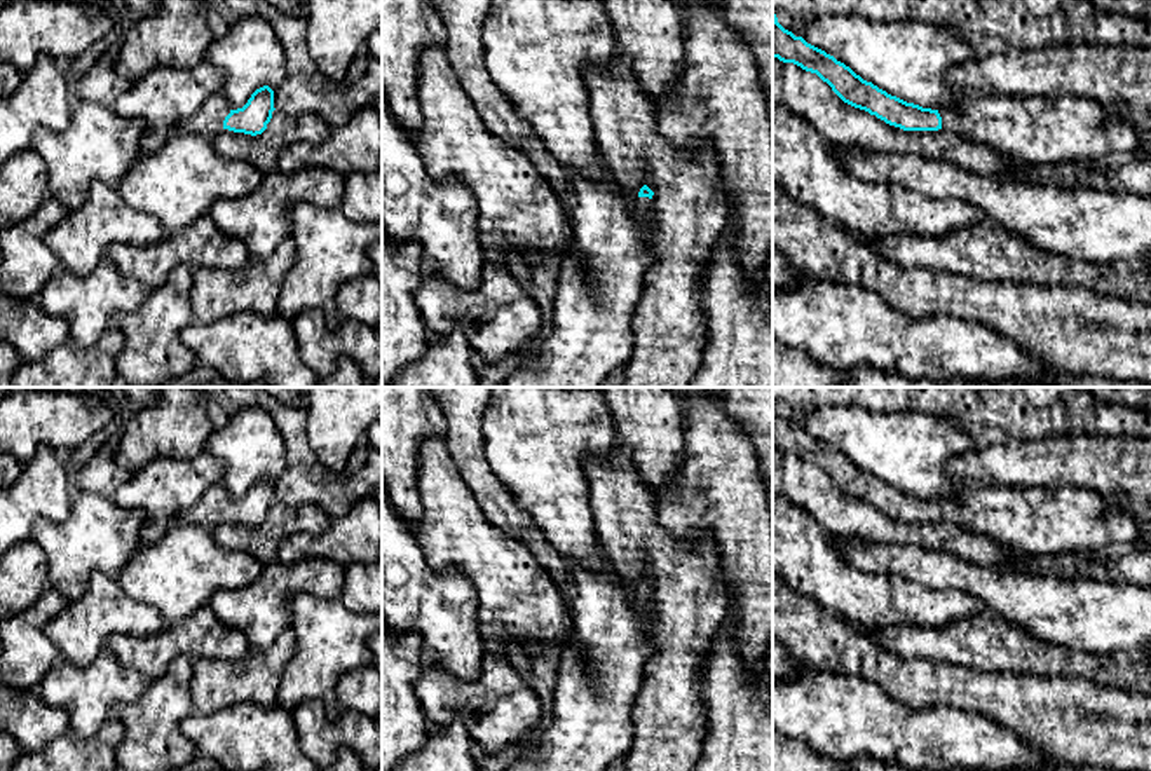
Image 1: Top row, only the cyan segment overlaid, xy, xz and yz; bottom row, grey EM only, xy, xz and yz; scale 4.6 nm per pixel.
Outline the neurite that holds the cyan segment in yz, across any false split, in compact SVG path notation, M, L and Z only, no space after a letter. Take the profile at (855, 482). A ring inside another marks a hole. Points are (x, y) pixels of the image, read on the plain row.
M773 403L773 448L816 464L848 495L903 522L945 522L1020 555L1120 553L1142 536L1139 515L1076 487L964 483L959 495L923 499L863 471L849 457L785 420Z

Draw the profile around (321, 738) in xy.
M309 699L291 712L298 743L319 769L330 768L342 747L351 748L364 771L382 768L382 722L349 710L331 720L321 701Z

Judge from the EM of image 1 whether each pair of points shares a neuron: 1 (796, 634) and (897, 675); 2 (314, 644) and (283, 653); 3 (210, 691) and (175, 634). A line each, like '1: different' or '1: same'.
1: same
2: different
3: different

